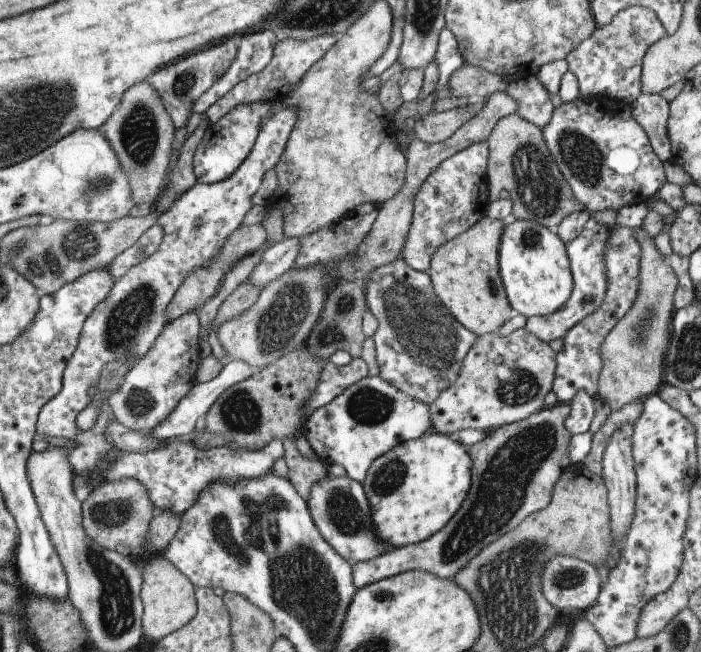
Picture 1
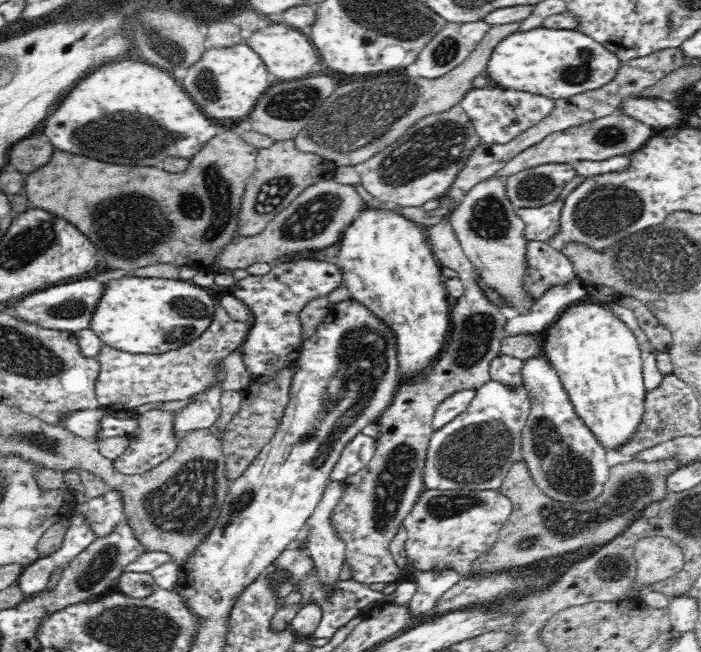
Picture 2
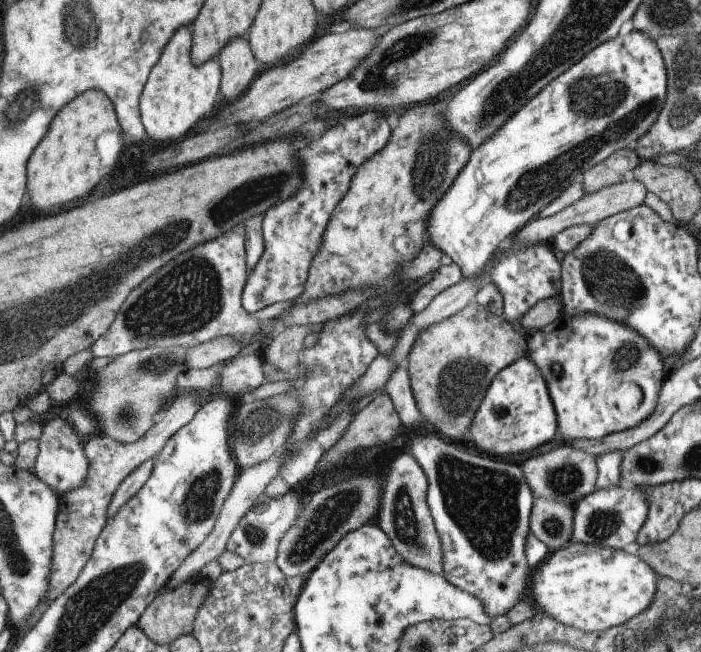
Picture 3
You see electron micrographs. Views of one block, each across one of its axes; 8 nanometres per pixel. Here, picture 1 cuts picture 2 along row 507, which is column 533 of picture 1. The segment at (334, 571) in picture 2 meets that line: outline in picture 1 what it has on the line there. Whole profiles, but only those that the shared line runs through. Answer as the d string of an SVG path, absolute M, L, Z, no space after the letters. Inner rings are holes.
M590 216L586 222L584 230L566 245L568 258L570 261L570 272L572 272L572 292L566 304L548 314L548 316L536 316L527 319L526 330L532 332L536 338L549 343L557 338L564 338L564 334L576 326L578 322L584 320L588 314L592 314L596 308L600 308L608 288L608 270L604 266L604 246L608 242L608 234L612 234L612 227L602 226L595 216Z

